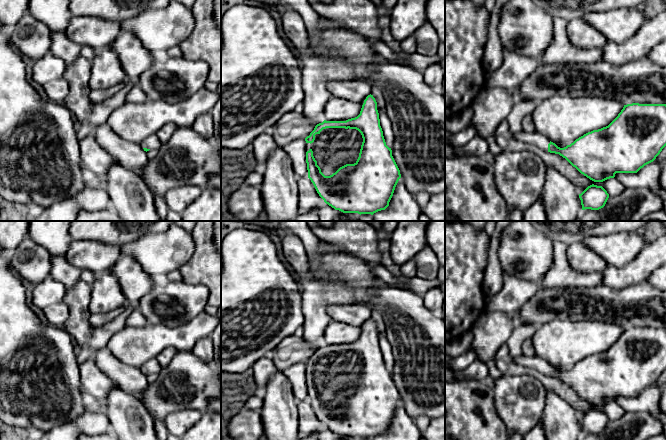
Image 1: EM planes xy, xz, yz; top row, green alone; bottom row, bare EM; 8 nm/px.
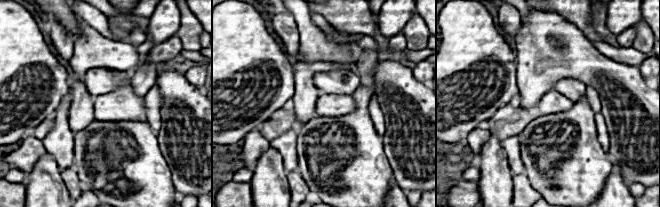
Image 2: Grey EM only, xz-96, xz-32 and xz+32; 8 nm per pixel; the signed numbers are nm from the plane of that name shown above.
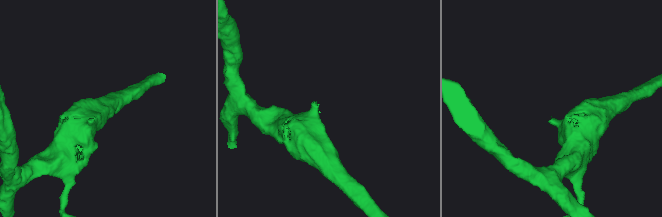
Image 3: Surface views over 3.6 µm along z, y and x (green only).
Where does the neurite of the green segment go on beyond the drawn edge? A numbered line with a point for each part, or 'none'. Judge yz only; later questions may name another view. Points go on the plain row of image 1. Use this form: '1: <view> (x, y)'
1: yz (534, 362)

